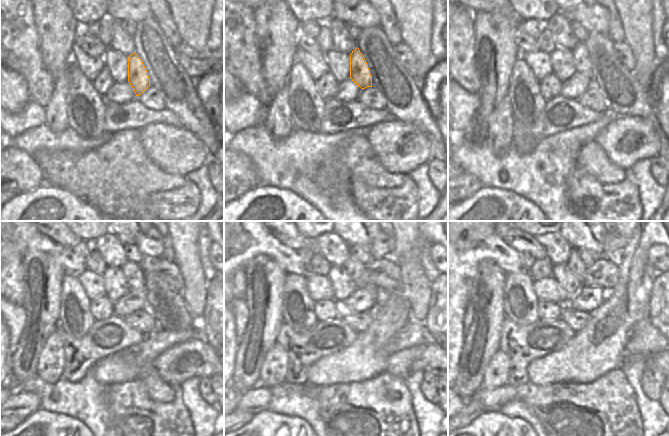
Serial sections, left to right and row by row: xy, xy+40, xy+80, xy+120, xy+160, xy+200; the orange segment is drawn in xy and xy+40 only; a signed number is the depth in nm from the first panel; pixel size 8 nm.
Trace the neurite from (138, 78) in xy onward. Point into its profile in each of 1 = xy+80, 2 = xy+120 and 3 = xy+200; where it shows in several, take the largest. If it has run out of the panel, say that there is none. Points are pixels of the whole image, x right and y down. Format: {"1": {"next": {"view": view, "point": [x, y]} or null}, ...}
{"1": {"next": {"view": "xy+80", "point": [582, 62]}}, "2": {"next": {"view": "xy+120", "point": [133, 273]}}, "3": {"next": {"view": "xy+200", "point": [580, 269]}}}

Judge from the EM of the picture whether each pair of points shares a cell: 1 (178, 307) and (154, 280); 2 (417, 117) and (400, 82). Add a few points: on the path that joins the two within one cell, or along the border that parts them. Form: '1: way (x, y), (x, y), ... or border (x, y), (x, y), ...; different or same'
1: way (171, 300), (158, 287); same
2: way (412, 108), (401, 91); same

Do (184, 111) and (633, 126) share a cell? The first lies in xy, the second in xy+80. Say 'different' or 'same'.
different

